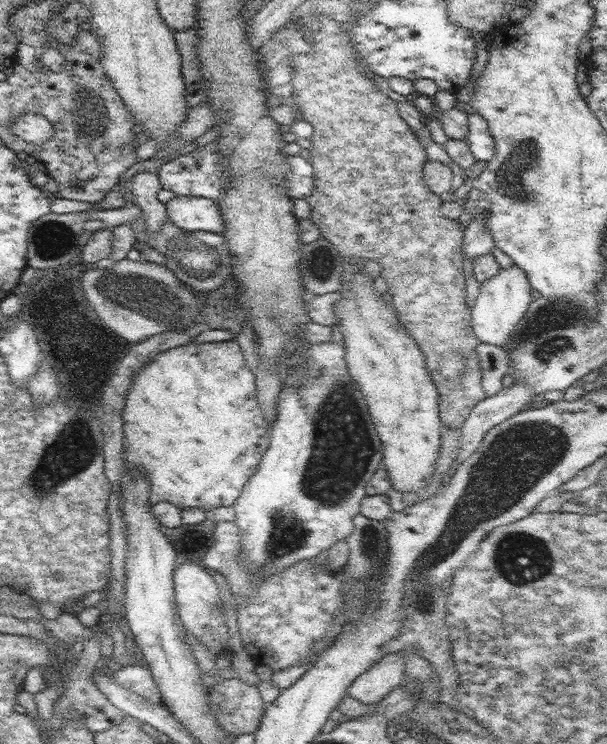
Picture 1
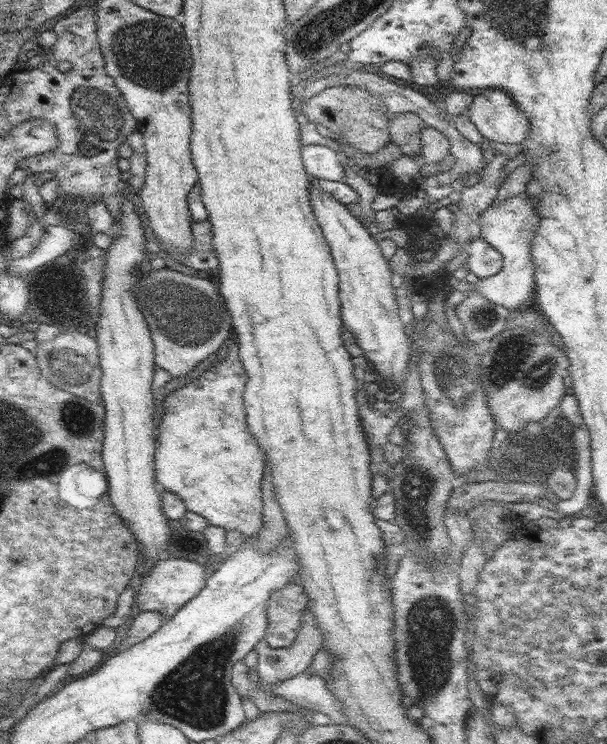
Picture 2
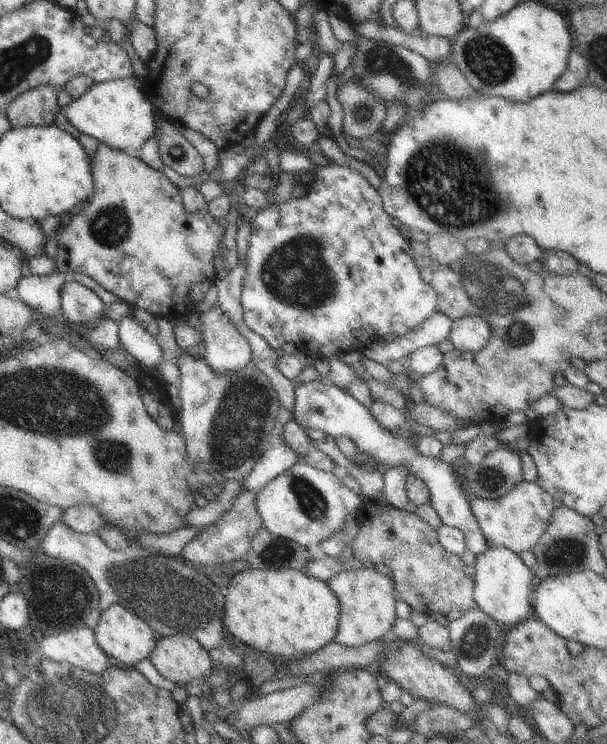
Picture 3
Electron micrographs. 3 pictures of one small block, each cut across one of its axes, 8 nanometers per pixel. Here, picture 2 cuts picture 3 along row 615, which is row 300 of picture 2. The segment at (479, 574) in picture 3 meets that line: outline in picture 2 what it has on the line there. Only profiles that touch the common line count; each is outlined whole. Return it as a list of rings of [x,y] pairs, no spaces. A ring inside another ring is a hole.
[[[526,194],[506,198],[499,206],[490,206],[480,218],[481,237],[503,256],[503,267],[498,274],[479,278],[473,290],[480,290],[490,302],[504,306],[506,310],[516,311],[533,301],[535,290],[534,262],[530,256],[530,241],[536,233],[539,219],[535,216],[534,202]]]

